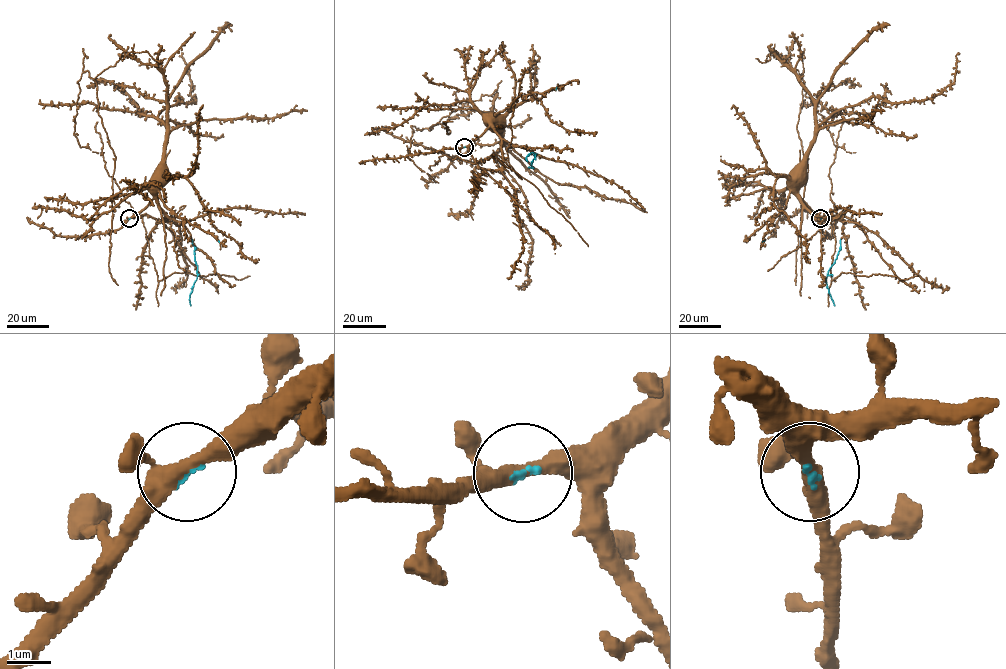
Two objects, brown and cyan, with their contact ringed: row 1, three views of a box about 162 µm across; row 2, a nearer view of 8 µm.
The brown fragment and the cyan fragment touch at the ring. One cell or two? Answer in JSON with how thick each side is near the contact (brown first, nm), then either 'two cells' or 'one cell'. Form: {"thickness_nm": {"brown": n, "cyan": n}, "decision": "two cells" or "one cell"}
{"thickness_nm": {"brown": 320, "cyan": 100}, "decision": "one cell"}

